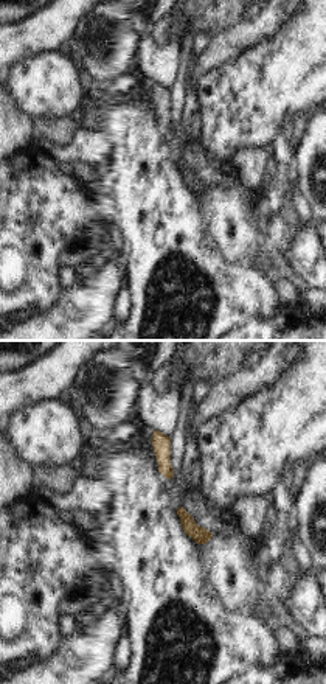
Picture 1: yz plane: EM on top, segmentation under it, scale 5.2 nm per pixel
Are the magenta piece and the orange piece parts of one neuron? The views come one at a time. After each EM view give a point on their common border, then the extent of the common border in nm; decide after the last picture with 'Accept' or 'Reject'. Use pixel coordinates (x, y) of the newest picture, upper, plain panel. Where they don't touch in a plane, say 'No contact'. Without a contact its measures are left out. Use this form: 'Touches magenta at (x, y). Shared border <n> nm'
No contact

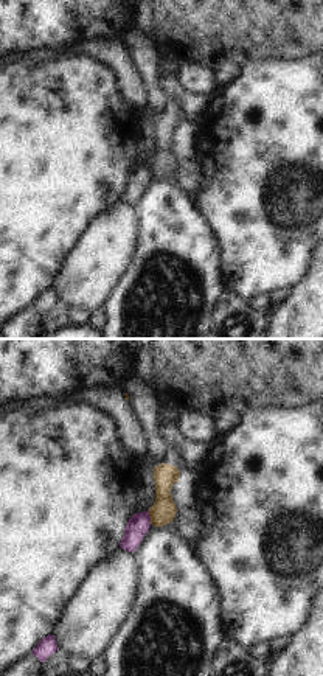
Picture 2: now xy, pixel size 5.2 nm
Touches magenta at (149, 168). Shared border 70 nm

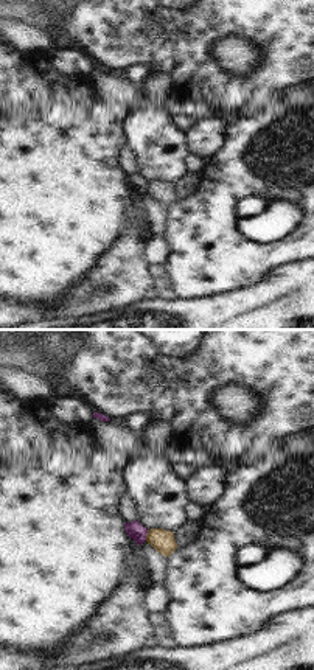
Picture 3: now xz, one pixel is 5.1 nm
Touches magenta at (146, 185). Shared border 60 nm

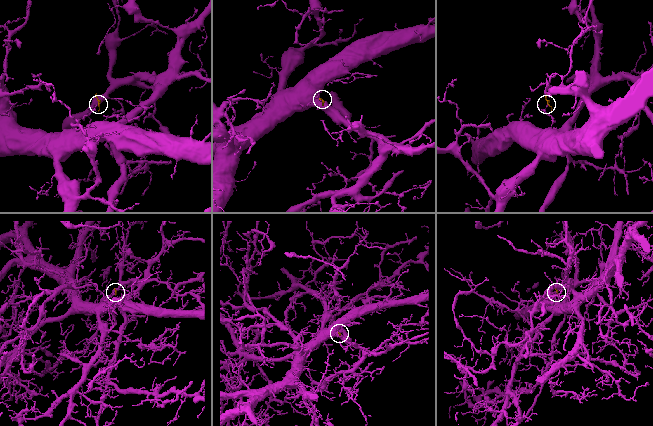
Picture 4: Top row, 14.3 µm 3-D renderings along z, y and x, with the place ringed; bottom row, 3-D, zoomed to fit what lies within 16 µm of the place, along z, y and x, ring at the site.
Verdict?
Reject

